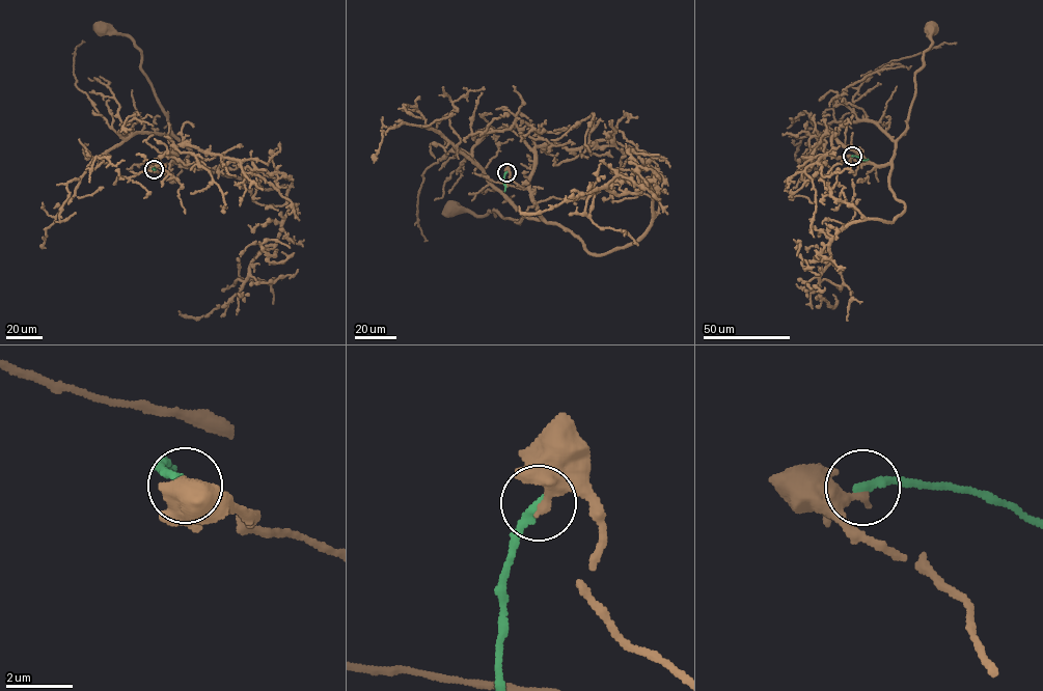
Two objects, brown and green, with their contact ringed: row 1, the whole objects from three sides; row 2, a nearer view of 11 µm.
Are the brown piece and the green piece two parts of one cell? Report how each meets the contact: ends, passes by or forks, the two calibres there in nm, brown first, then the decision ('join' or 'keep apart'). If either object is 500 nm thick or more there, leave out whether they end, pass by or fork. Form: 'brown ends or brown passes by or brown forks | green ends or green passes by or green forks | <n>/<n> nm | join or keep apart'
brown ends | green ends | 380/280 nm | keep apart

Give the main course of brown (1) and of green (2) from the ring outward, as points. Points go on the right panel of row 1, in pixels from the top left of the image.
1: (852, 157), (858, 165), (865, 159), (878, 165), (890, 161), (906, 128), (915, 72), (932, 44), (931, 26)
2: (852, 156), (868, 159)

